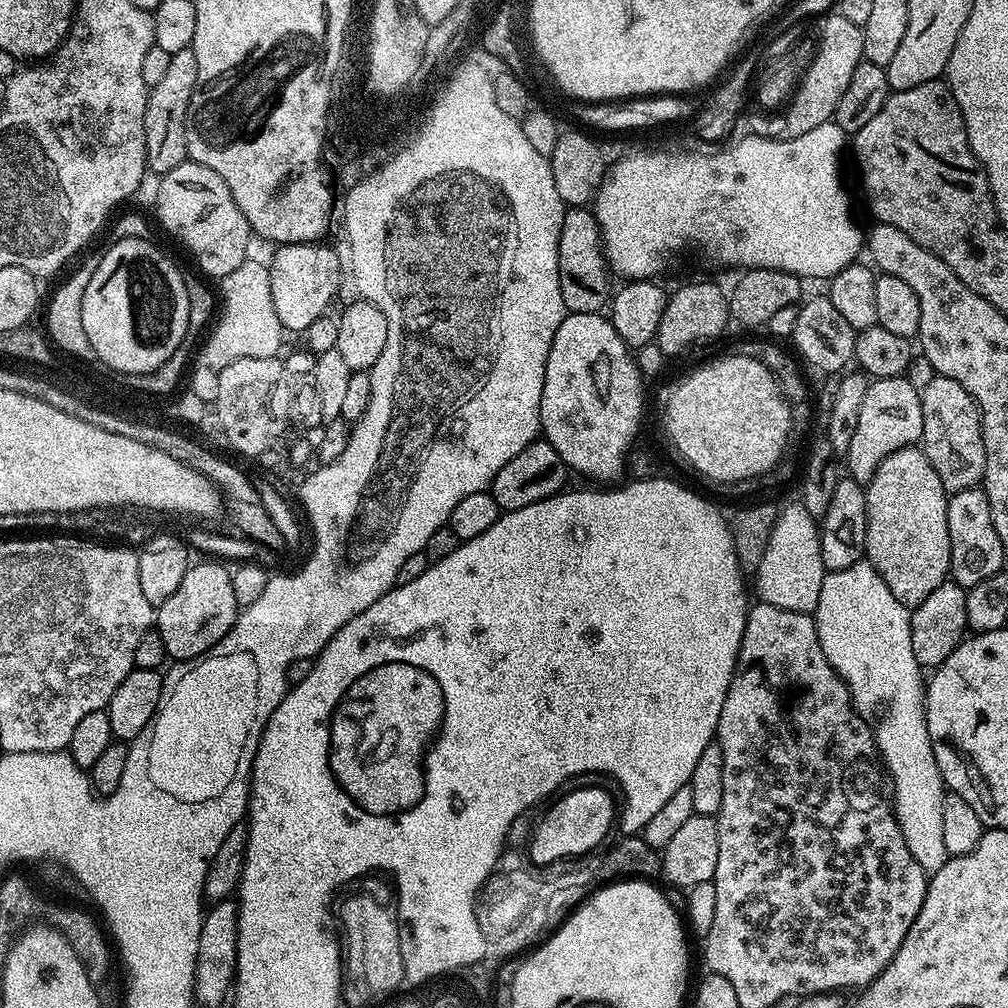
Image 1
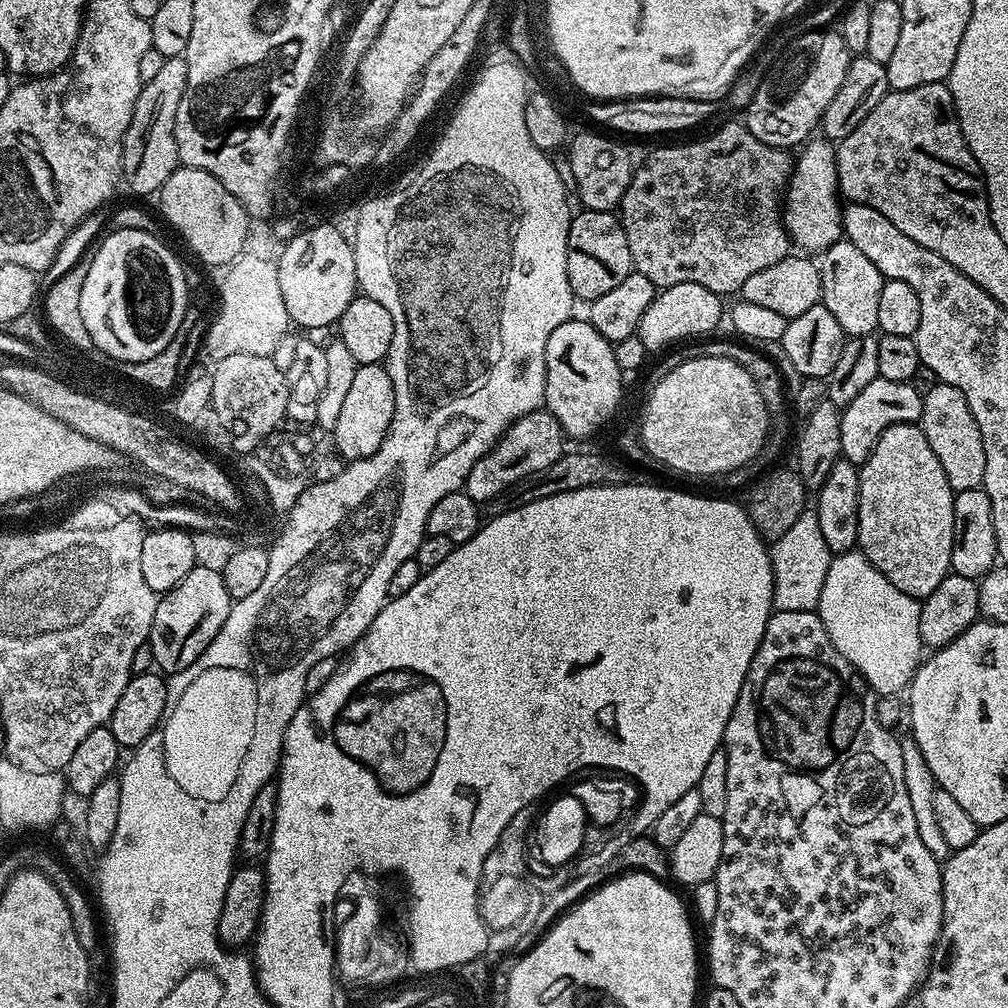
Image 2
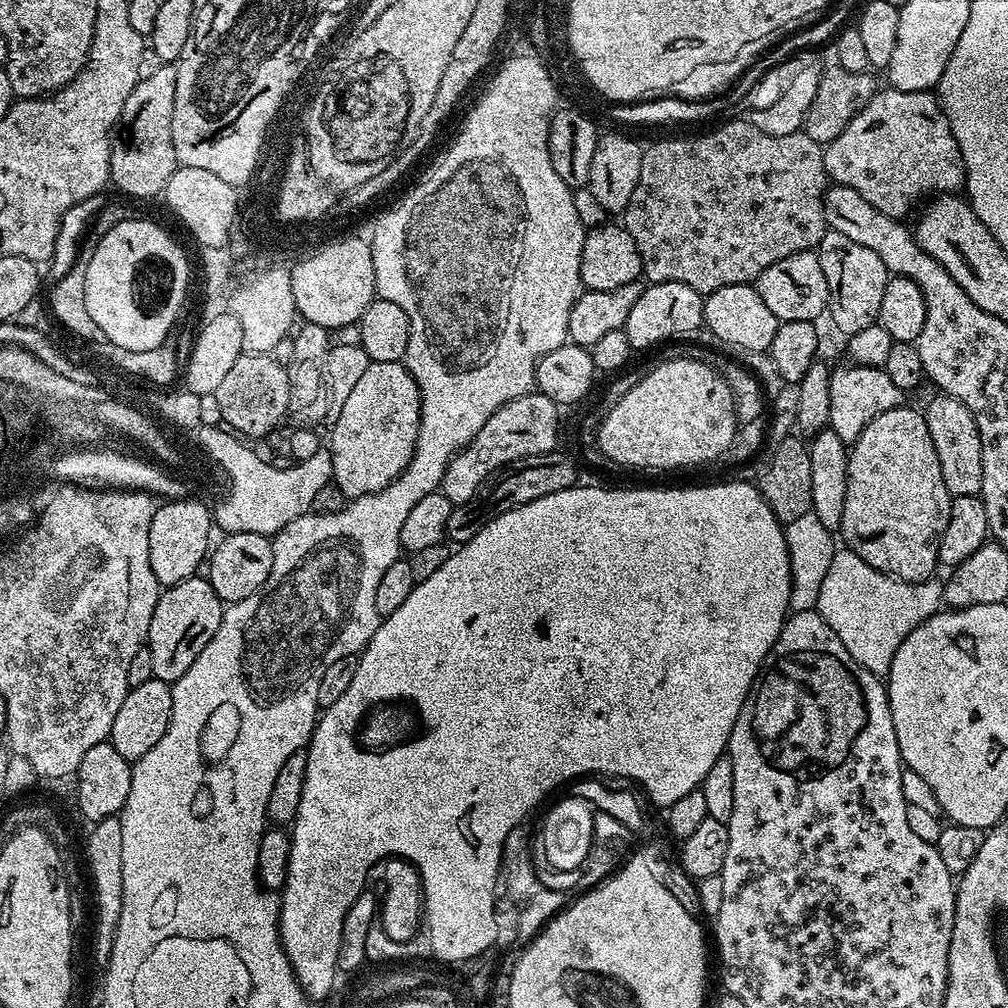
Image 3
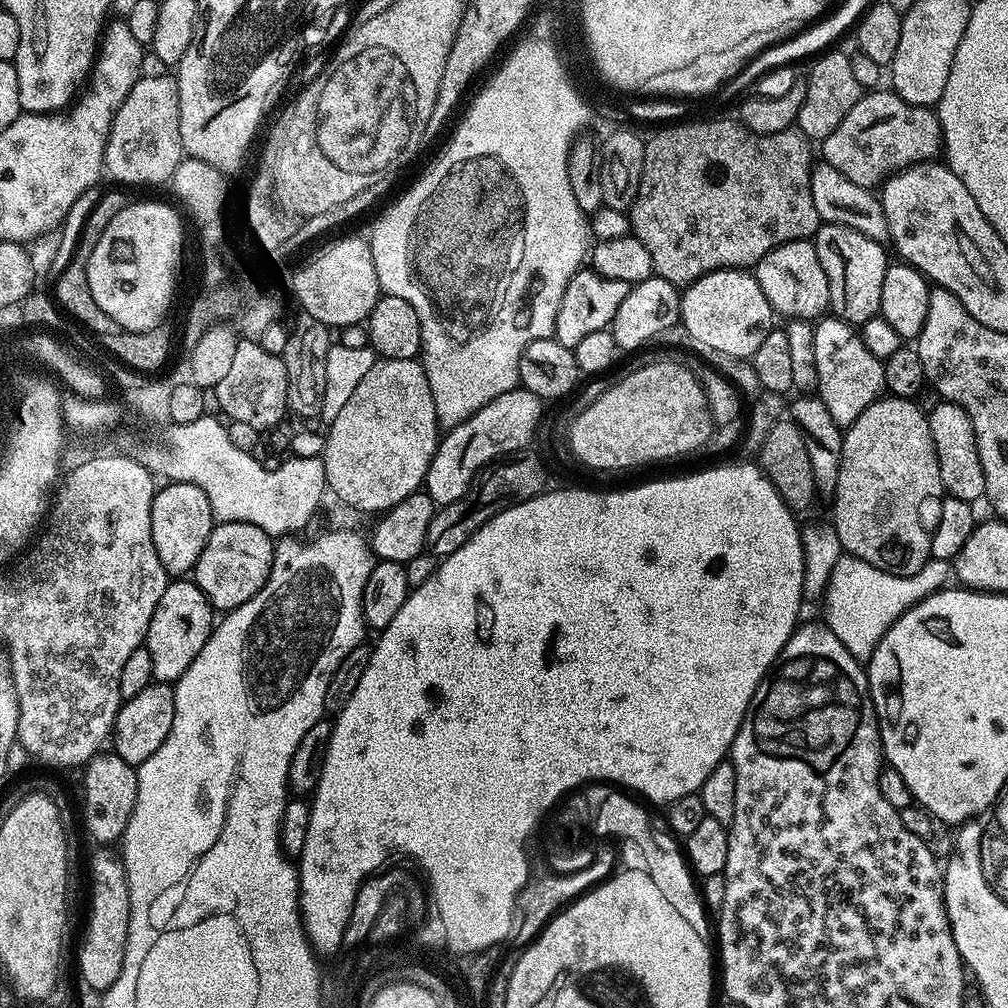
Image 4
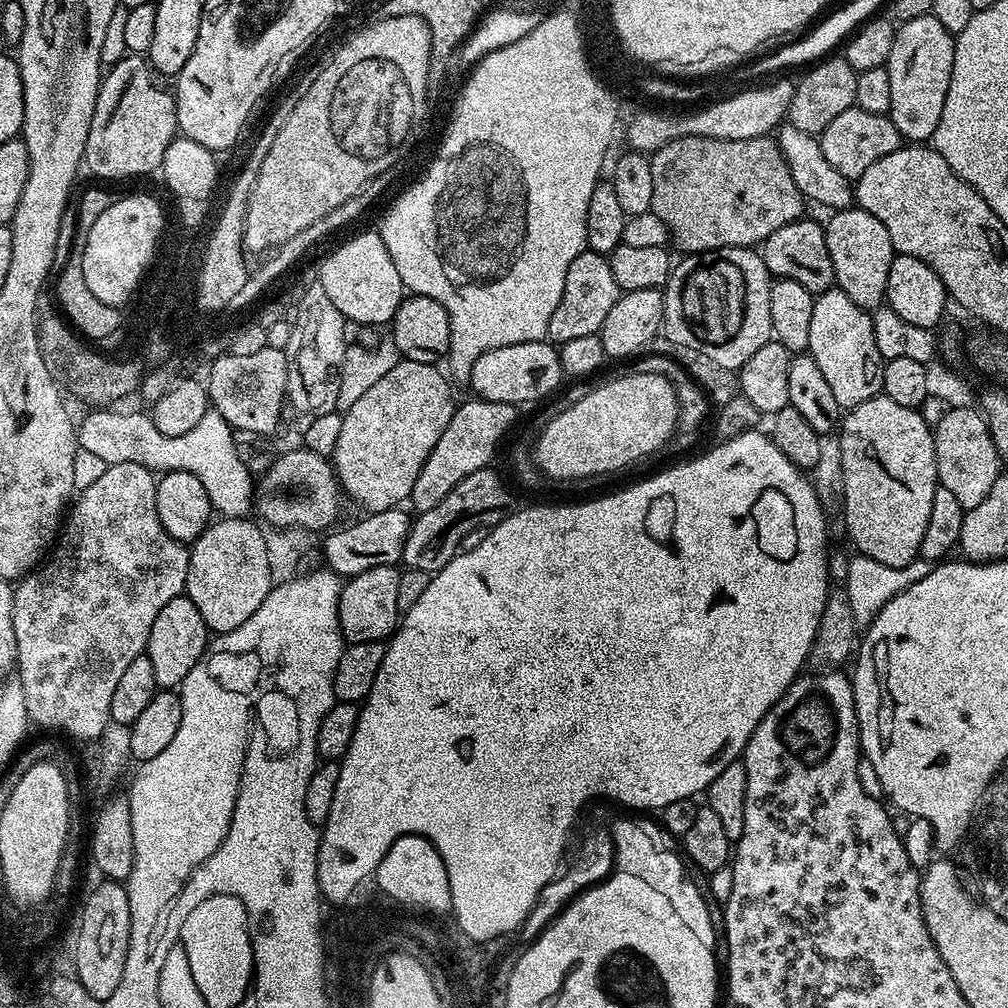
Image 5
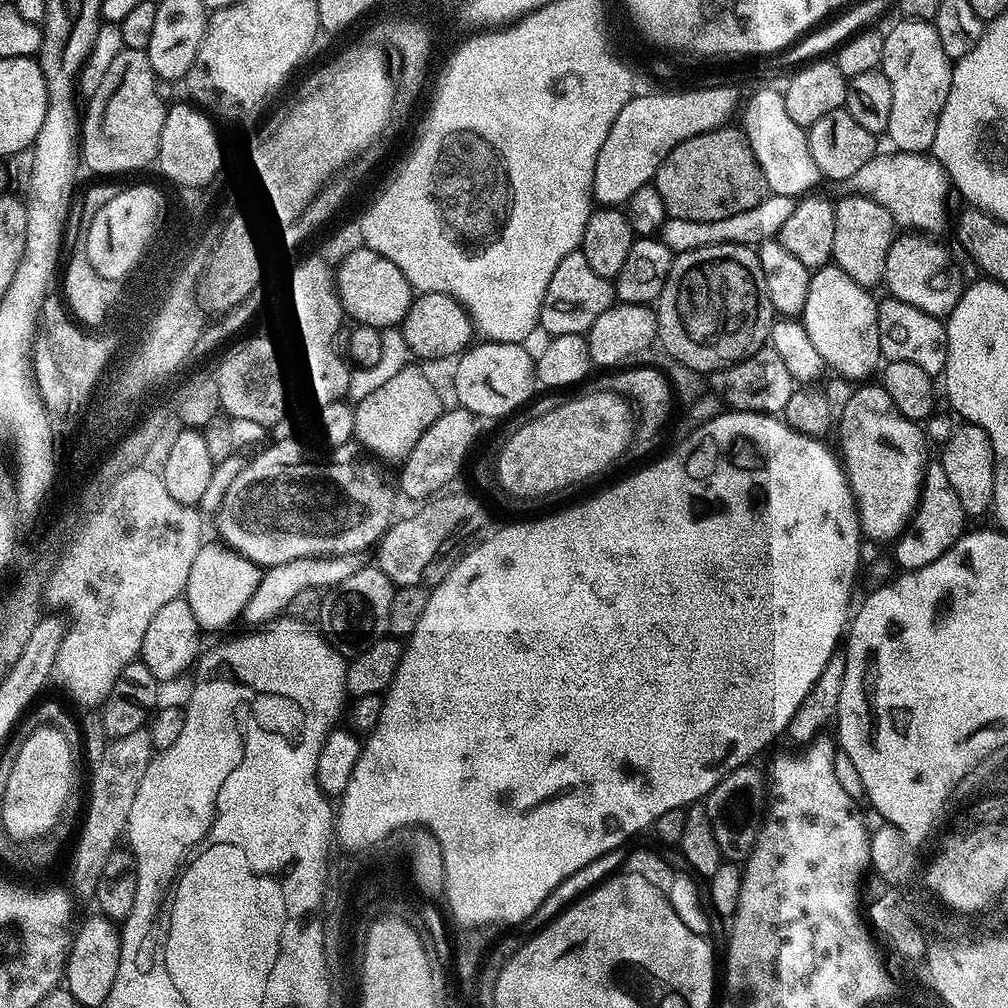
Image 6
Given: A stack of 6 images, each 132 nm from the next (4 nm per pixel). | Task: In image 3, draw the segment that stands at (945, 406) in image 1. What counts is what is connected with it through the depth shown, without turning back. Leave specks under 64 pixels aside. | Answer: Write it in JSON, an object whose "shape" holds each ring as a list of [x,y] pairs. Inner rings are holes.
{"shape":[[[943,394],[937,396],[923,411],[926,426],[930,426],[930,438],[934,442],[934,450],[938,450],[938,462],[942,466],[942,482],[946,482],[946,490],[951,496],[979,496],[982,490],[982,438],[978,430],[978,422],[966,406],[953,396]]]}

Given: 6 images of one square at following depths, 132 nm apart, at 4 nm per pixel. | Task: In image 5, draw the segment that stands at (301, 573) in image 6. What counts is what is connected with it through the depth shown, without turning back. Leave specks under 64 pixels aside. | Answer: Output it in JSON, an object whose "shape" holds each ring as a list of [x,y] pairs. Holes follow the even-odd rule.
{"shape":[[[393,507],[385,512],[364,514],[357,524],[352,524],[349,528],[337,527],[329,531],[325,535],[329,536],[324,540],[324,560],[333,568],[329,569],[337,577],[347,578],[362,574],[362,570],[370,570],[374,566],[399,565],[410,527],[410,516],[400,511],[399,507]]]}

